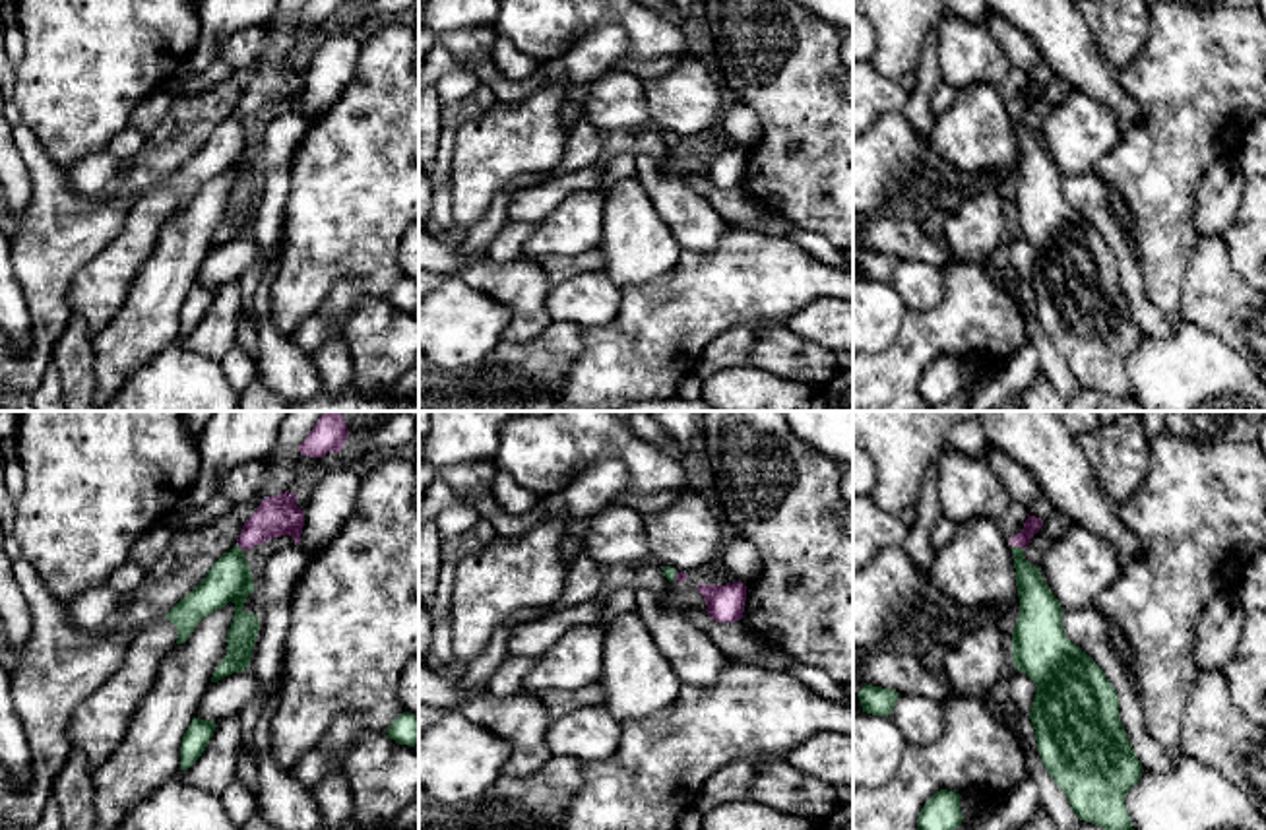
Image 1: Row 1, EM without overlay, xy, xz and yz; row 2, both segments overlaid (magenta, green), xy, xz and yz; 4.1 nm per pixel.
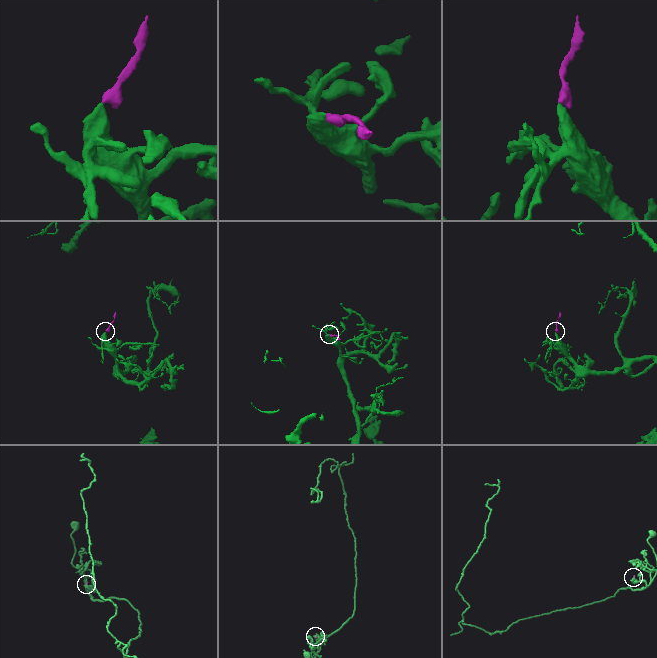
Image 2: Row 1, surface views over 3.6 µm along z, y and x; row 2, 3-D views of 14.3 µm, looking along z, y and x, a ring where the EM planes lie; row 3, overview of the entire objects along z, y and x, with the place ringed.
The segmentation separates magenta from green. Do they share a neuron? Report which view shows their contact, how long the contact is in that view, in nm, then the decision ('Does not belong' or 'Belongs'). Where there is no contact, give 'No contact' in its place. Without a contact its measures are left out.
Touches magenta in yz. Shared border 50 nm. Belongs

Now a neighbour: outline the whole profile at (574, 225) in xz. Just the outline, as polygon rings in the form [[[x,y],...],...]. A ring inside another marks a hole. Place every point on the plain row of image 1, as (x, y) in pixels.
[[[601,190],[572,192],[535,225],[523,244],[529,260],[574,258],[599,246],[603,239],[605,194]]]

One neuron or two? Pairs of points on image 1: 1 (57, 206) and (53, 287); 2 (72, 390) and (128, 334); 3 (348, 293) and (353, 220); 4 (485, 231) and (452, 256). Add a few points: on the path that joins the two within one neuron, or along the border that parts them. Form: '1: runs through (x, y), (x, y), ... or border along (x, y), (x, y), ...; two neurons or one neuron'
1: runs through (57, 225), (53, 268); one neuron
2: border along (92, 338), (95, 390); two neurons
3: border along (363, 278), (344, 274), (318, 309); two neurons
4: border along (458, 245), (466, 258), (460, 274); two neurons

